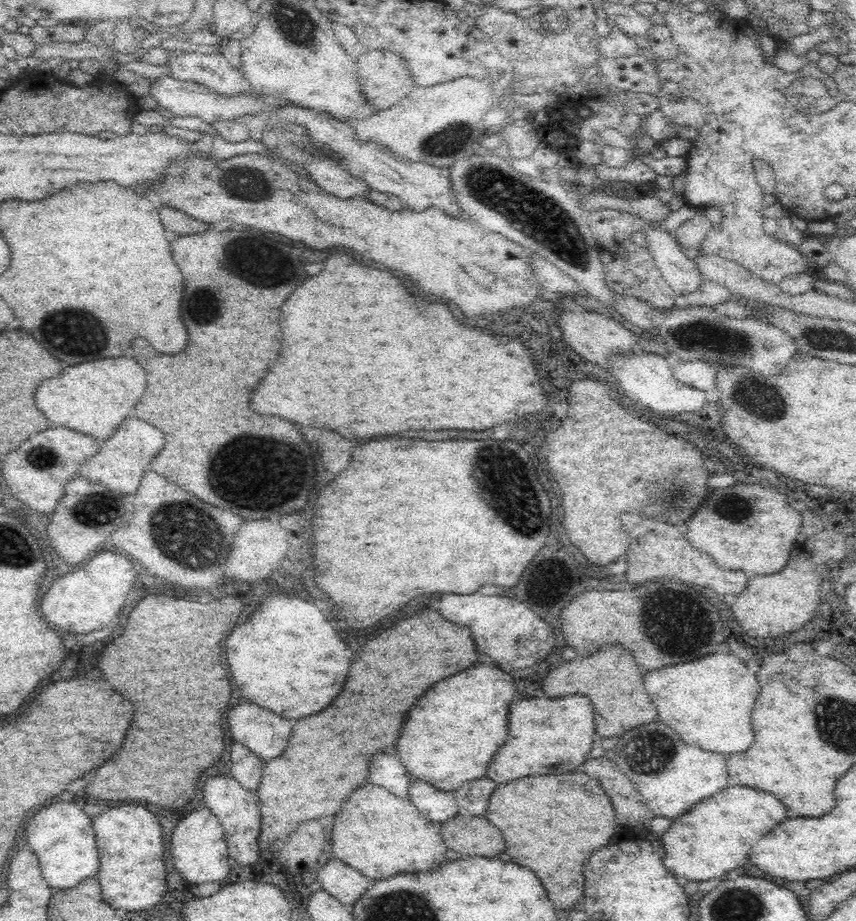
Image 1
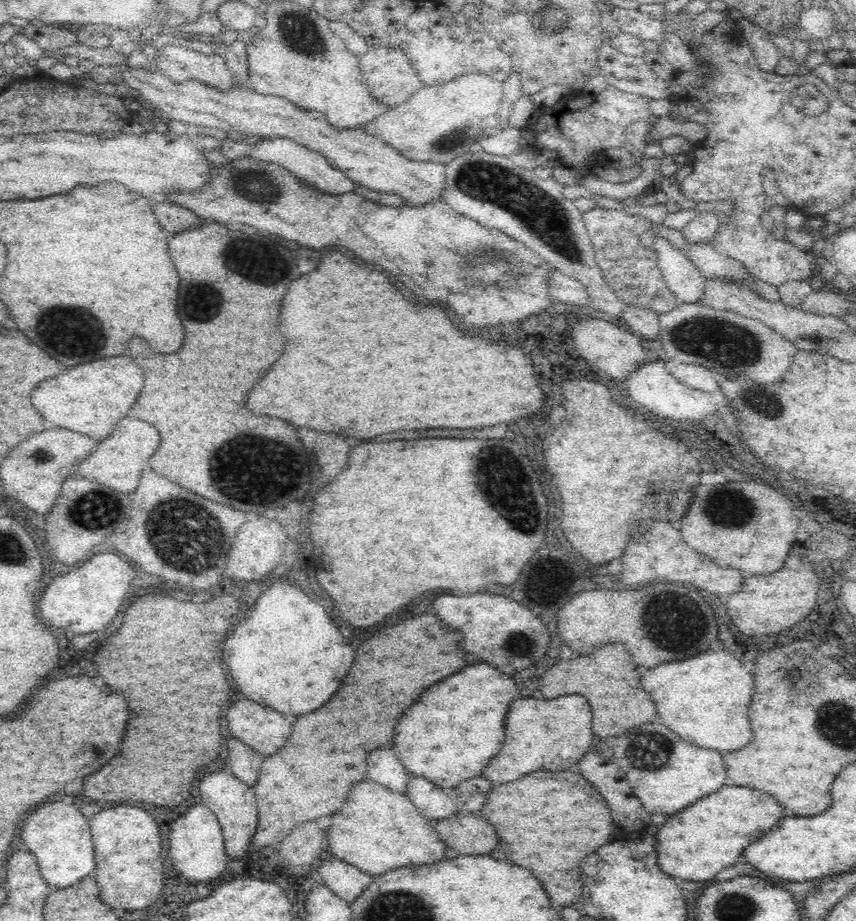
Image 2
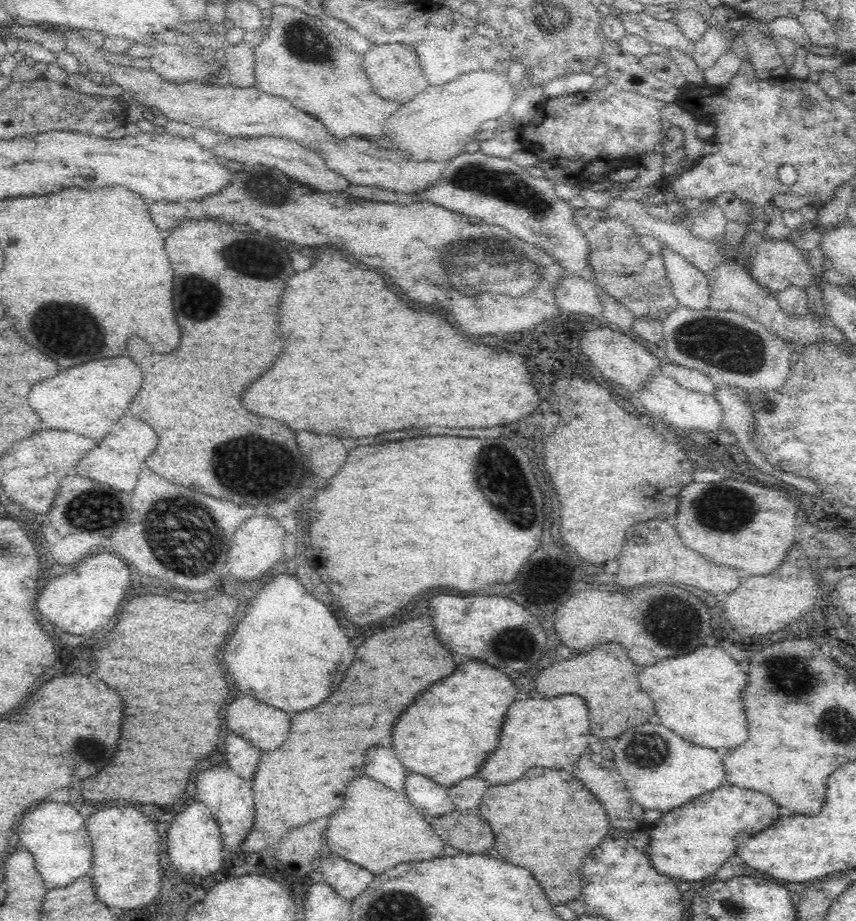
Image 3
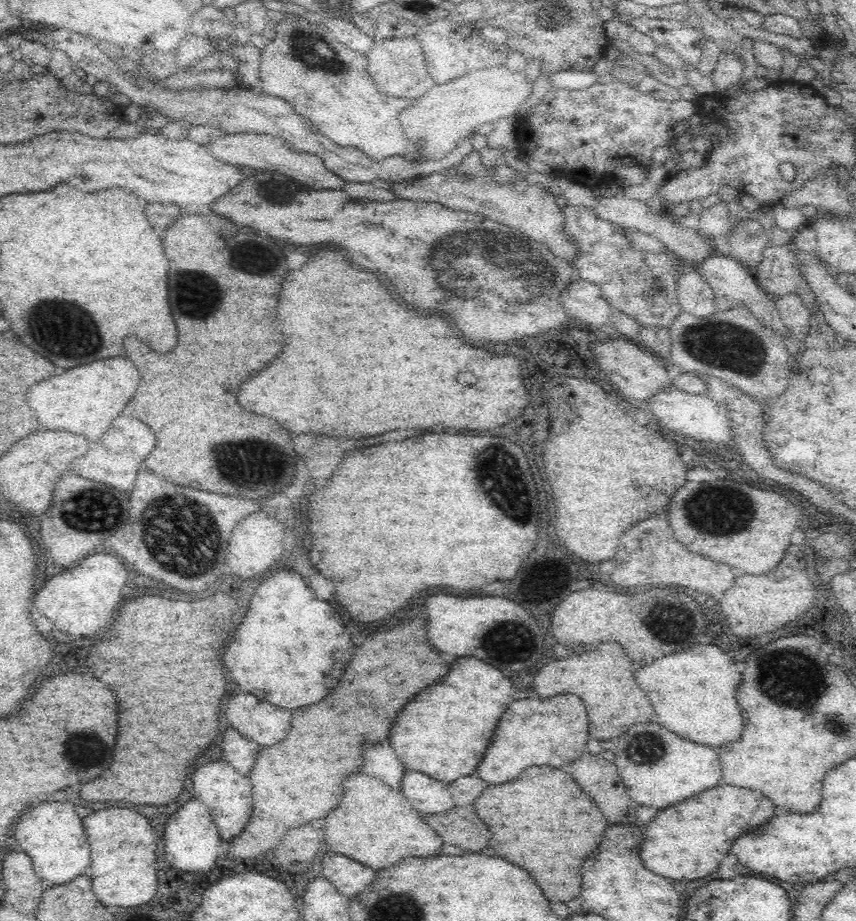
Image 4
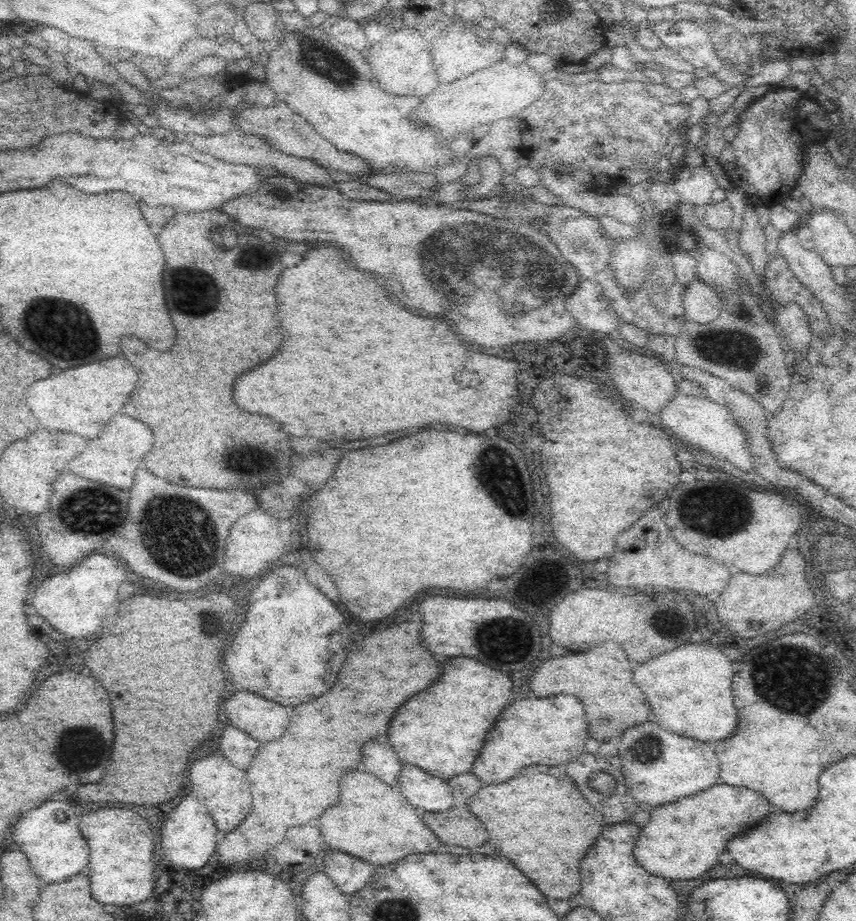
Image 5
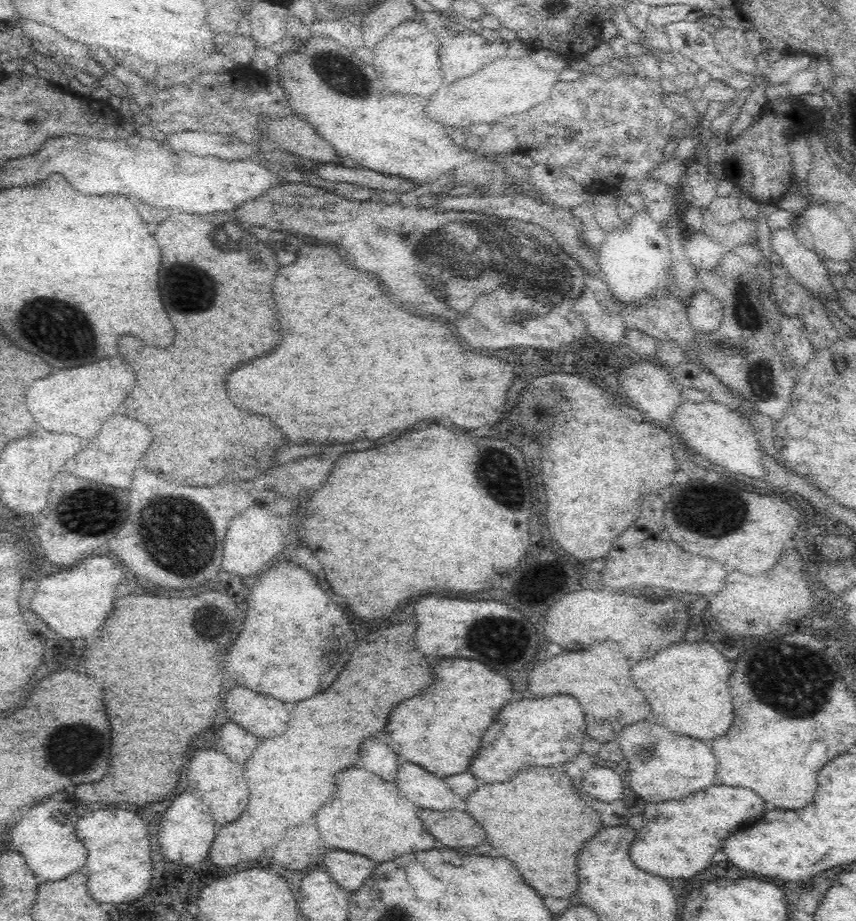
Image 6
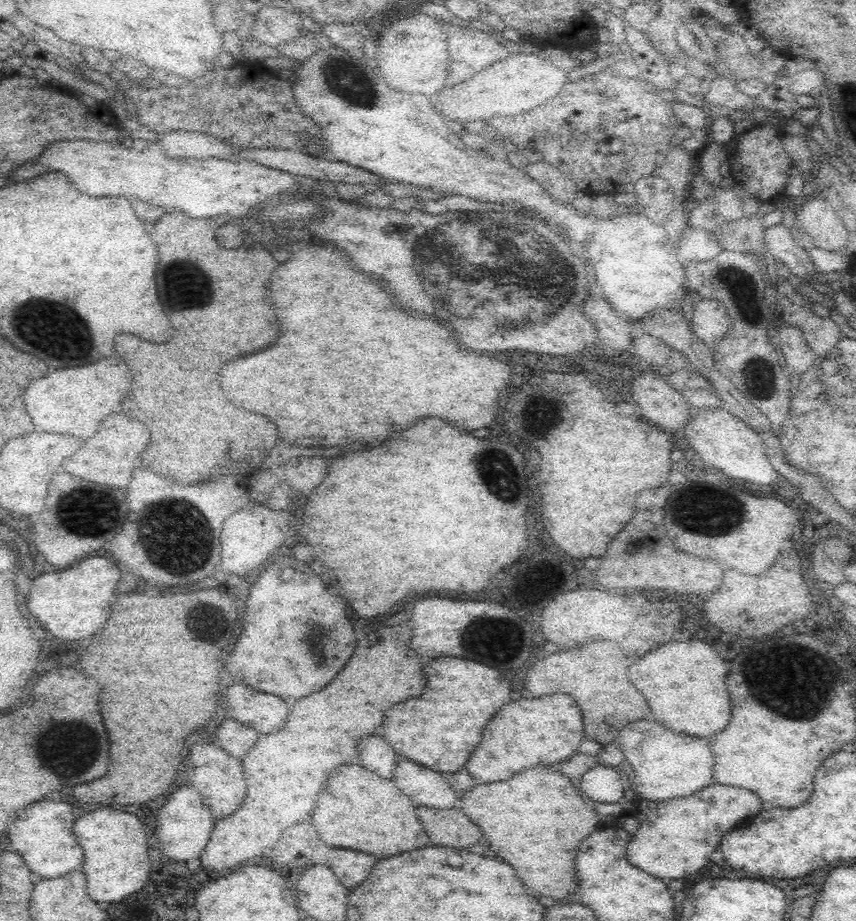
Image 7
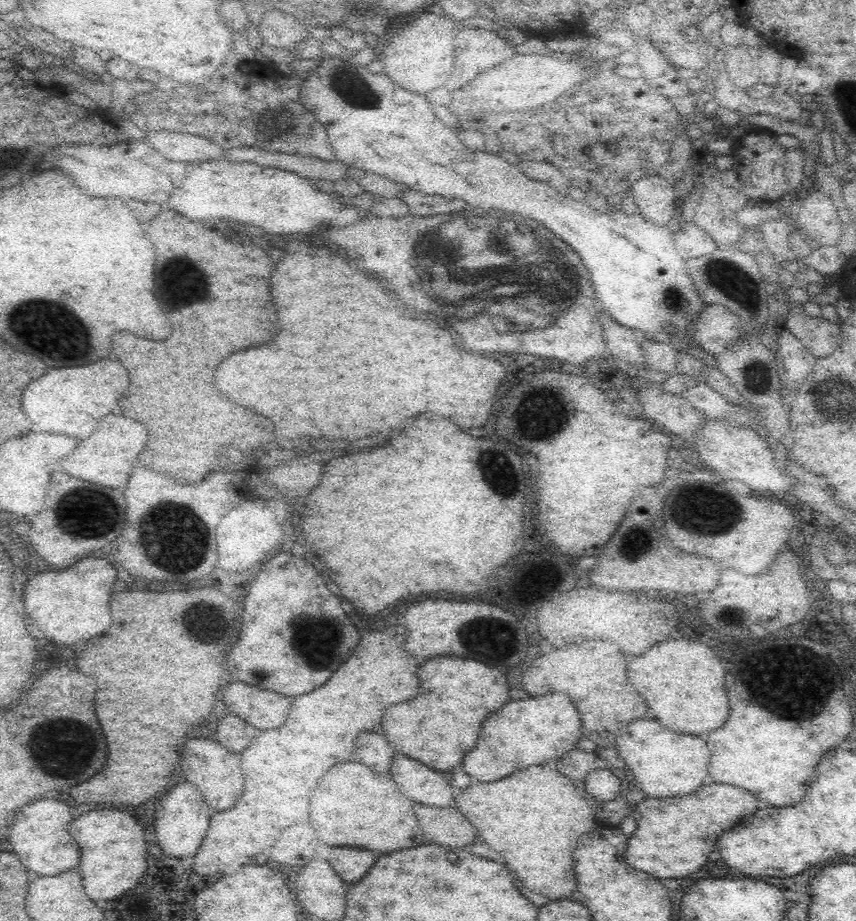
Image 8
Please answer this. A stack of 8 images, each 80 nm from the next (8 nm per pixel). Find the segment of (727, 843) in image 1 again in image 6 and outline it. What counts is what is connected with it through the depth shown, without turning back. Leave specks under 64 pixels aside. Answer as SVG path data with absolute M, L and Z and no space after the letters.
M724 784L710 786L680 800L644 804L644 826L636 834L630 858L638 868L650 874L662 878L690 878L710 866L712 854L722 850L724 840L732 832L742 830L744 820L756 820L764 810L764 800L752 790Z

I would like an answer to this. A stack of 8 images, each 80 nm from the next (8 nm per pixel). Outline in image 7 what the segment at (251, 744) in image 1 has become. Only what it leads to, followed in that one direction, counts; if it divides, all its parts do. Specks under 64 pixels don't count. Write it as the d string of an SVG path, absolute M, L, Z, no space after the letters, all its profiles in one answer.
M234 684L226 688L226 706L234 720L250 728L258 728L258 732L262 734L274 734L274 728L284 728L290 716L290 710L282 698L252 690L244 684Z

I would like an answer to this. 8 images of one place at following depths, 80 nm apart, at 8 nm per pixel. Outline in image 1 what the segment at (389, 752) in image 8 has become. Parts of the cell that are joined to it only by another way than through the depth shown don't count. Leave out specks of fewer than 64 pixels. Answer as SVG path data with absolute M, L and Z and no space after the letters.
M380 752L372 756L368 782L384 786L392 794L404 798L409 796L409 786L413 779L414 777L410 772L406 772L406 768L402 766L396 754Z

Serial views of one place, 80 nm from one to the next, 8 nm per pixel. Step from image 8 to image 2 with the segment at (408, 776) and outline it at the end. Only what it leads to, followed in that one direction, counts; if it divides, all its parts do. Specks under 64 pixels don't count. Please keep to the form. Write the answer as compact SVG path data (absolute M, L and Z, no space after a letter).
M410 775L406 784L406 796L414 803L416 810L428 819L440 820L456 813L457 806L446 793L446 790L418 775Z

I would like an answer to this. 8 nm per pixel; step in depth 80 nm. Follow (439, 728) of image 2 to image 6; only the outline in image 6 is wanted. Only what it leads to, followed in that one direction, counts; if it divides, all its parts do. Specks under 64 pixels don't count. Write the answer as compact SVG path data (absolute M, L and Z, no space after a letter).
M466 658L438 660L434 664L434 676L436 680L420 696L410 698L410 702L404 700L390 712L386 724L386 744L394 752L398 752L404 760L420 764L422 768L442 778L442 776L452 776L456 772L468 770L472 756L478 752L482 744L482 736L486 734L486 728L492 724L494 716L512 700L512 686L504 676L500 676L490 666Z

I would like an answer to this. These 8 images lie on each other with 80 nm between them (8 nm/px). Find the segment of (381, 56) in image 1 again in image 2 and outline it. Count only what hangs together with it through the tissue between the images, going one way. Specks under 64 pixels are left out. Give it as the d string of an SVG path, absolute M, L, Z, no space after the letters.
M398 46L371 47L359 57L362 76L370 88L370 94L380 100L382 104L402 104L406 102L414 92L424 88L424 84L418 80L418 74L412 66L412 62L404 50Z

